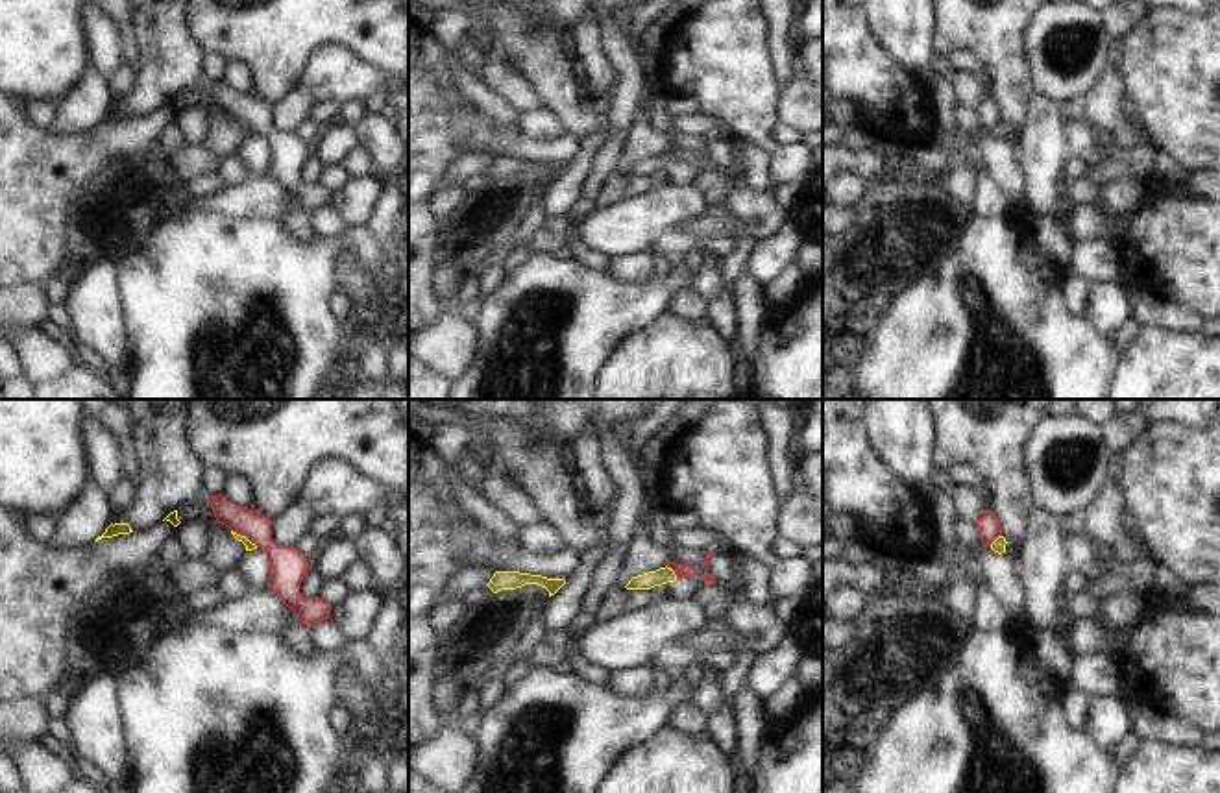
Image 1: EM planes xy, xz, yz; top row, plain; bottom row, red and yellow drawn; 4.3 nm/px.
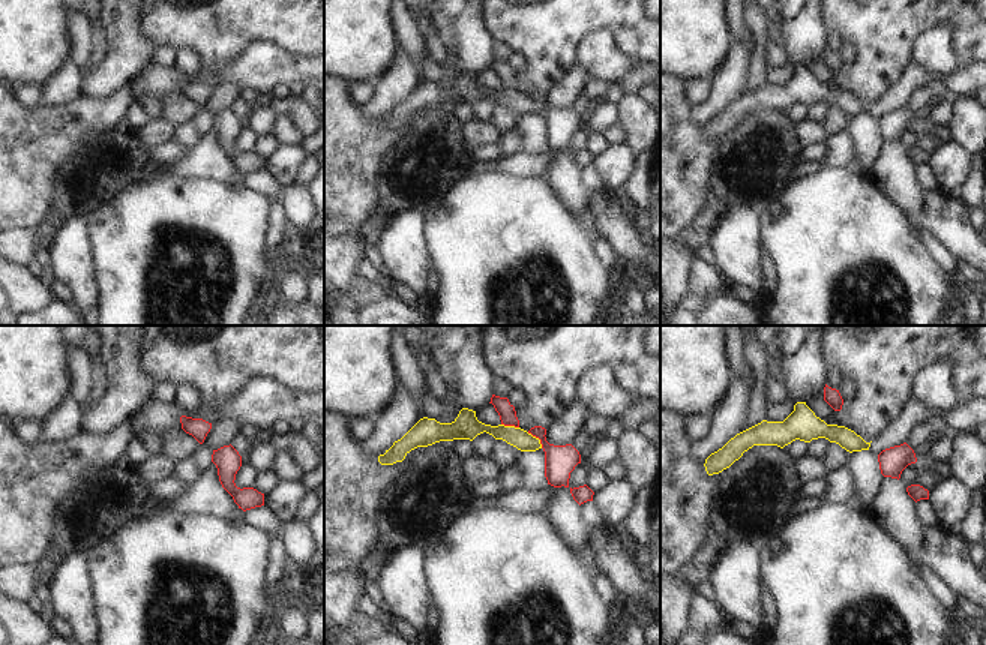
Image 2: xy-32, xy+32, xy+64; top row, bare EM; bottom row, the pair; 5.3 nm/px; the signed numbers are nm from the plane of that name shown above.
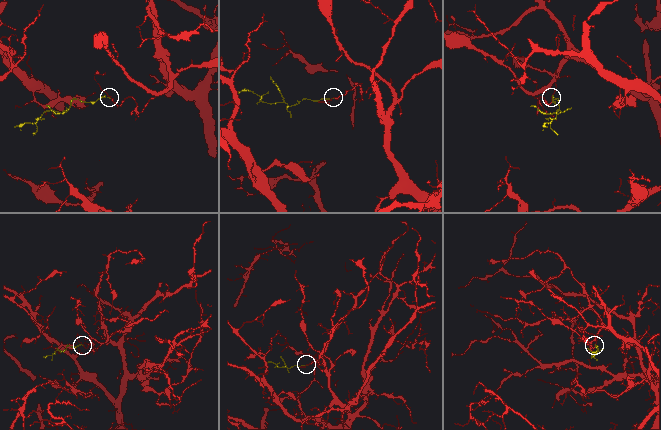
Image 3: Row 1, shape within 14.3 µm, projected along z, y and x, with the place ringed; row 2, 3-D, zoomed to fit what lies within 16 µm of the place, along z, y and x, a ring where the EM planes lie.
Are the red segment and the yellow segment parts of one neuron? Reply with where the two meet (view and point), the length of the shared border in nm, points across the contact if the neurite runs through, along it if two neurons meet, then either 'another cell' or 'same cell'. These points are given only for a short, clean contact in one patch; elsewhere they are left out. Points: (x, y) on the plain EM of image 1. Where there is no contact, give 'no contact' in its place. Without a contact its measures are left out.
meets red in xz at (673, 156); contact 80 nm long; border along xz (666, 152), (677, 163); another cell

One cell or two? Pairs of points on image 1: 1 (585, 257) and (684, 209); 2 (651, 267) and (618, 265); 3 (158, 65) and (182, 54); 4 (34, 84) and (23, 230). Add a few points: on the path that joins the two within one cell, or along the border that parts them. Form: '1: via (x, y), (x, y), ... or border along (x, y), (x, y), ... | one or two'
1: border along (577, 246), (603, 252), (609, 257) | two
2: via (644, 267), (625, 267) | one
3: via (163, 65), (176, 54) | one
4: border along (19, 98), (23, 104) | two

